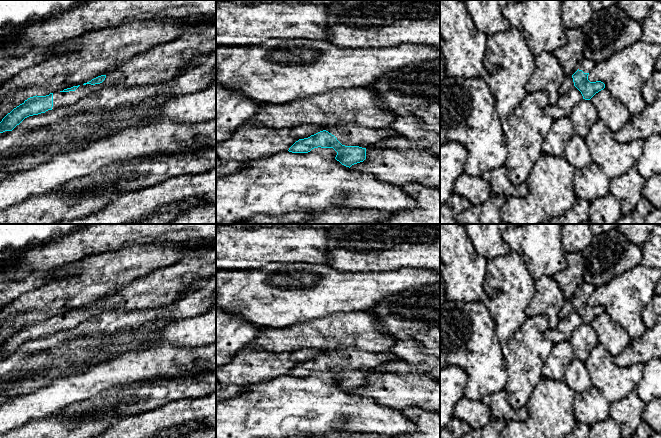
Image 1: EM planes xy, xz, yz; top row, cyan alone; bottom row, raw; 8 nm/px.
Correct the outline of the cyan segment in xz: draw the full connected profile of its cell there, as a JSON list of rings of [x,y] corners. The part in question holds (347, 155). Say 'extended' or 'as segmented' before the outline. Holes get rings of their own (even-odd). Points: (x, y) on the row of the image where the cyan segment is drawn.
extended | [[[337,123],[325,126],[323,131],[320,131],[308,138],[299,139],[290,148],[292,153],[308,153],[314,148],[333,148],[337,155],[335,159],[346,167],[351,167],[354,164],[363,162],[366,159],[366,149],[372,147],[376,142],[400,136],[395,131],[387,129],[371,129],[361,126],[357,123]]]

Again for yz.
extended | [[[583,59],[579,62],[575,73],[572,76],[566,76],[564,82],[559,88],[559,93],[565,94],[572,87],[576,87],[582,94],[583,99],[590,100],[596,93],[605,88],[601,81],[590,82],[588,75],[595,63],[592,60]]]

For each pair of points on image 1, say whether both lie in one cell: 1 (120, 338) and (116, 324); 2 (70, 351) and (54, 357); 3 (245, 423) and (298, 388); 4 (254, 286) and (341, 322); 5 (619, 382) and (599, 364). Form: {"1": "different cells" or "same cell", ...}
{"1": "different cells", "2": "same cell", "3": "same cell", "4": "different cells", "5": "same cell"}

